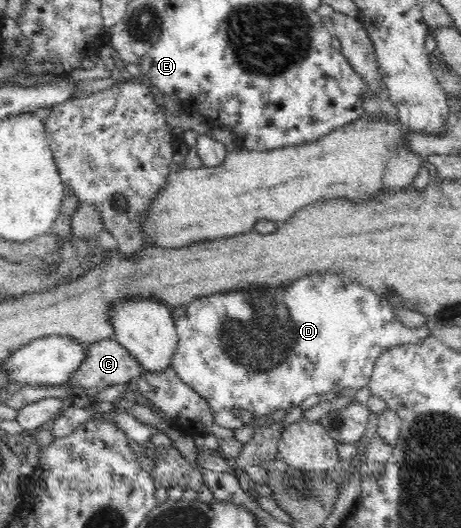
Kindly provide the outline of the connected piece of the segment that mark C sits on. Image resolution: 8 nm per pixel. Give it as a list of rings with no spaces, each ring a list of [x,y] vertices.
[[[111,338],[86,346],[85,360],[80,369],[72,373],[69,384],[87,390],[104,389],[110,385],[128,385],[142,373],[142,365],[137,359]]]

